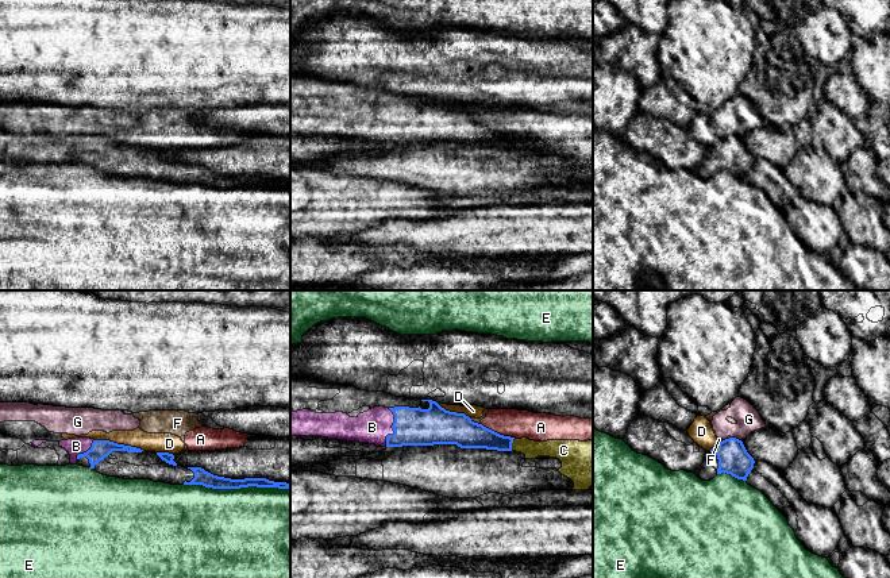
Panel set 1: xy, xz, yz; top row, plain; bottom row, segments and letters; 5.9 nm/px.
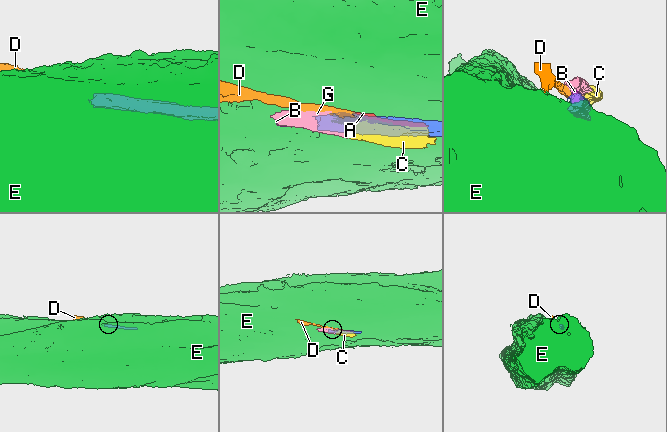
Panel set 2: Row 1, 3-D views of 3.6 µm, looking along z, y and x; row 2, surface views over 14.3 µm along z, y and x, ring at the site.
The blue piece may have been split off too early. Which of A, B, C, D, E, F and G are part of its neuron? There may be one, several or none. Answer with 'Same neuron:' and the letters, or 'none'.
Same neuron: B

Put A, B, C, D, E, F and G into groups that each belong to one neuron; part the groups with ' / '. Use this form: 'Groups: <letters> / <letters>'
Groups: A C D F G / B / E

